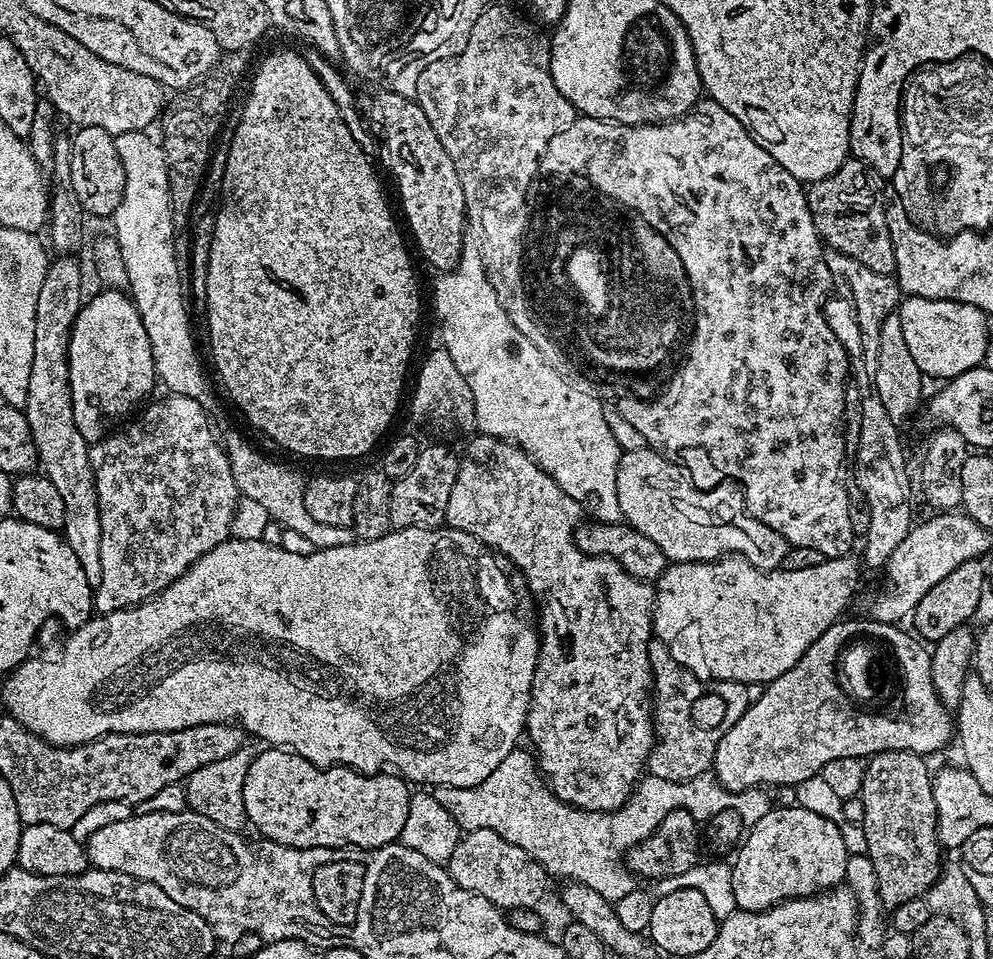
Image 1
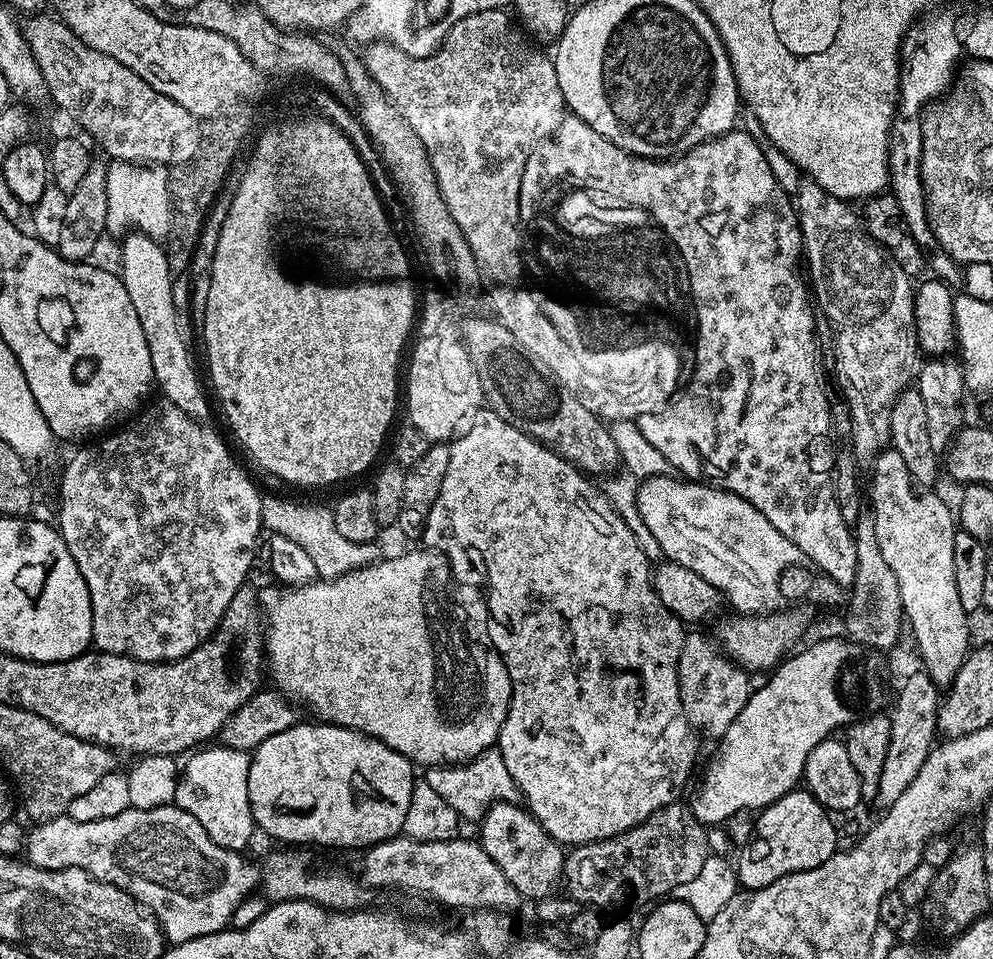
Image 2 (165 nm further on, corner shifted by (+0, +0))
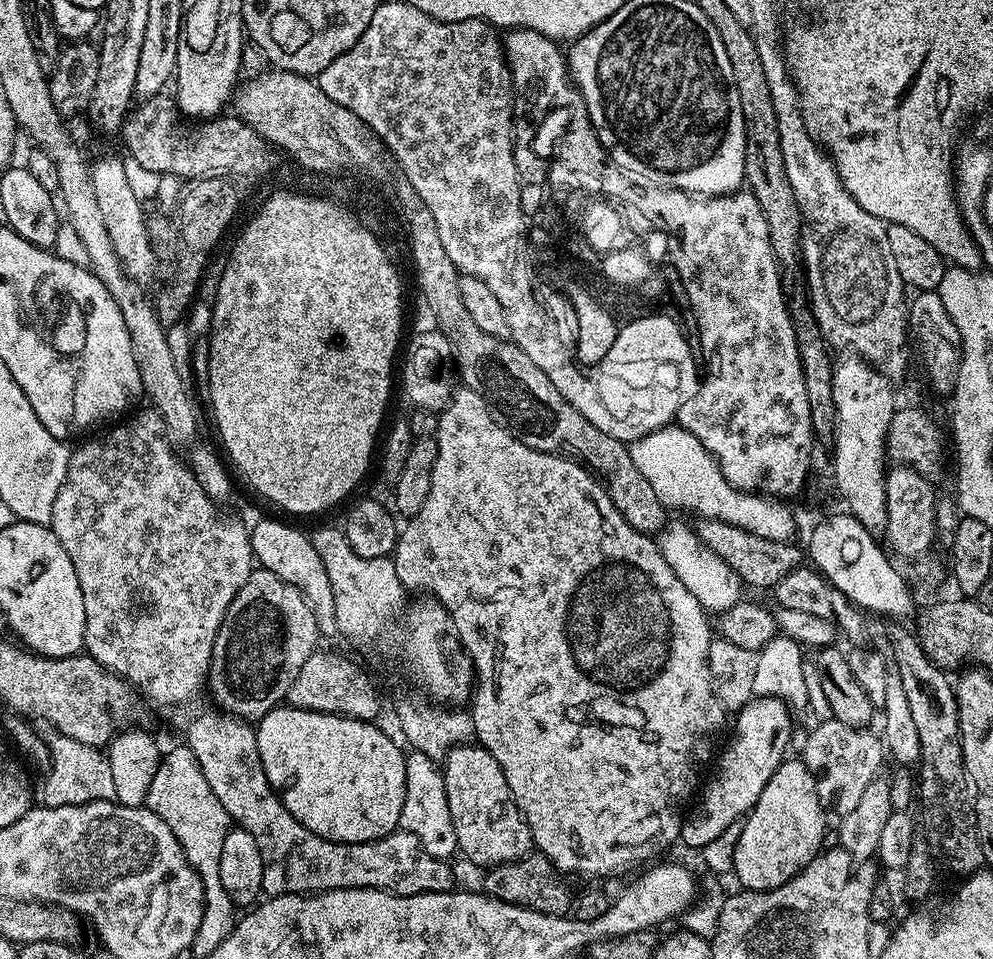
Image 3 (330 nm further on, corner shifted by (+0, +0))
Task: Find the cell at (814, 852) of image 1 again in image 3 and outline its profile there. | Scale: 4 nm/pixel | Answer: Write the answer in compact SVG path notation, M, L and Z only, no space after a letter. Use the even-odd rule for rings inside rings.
M786 758L778 766L778 770L774 770L774 774L770 778L770 782L766 782L766 786L762 790L758 802L754 805L751 812L743 817L742 823L739 825L740 837L734 846L734 862L731 867L731 871L733 873L736 872L736 880L740 883L739 887L749 892L769 892L778 886L782 886L786 882L790 882L790 878L794 878L798 873L803 872L806 865L810 863L815 856L820 855L822 851L822 845L820 845L820 843L824 840L824 815L826 815L826 809L819 802L818 790L816 789L815 778L812 775L811 770L807 768L804 761L800 758L795 758L795 760Z

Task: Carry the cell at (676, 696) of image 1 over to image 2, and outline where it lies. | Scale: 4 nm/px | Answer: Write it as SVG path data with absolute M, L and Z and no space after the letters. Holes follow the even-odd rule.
M692 630L682 642L682 654L678 658L678 686L684 713L688 723L697 733L705 732L708 736L719 738L730 730L730 722L742 714L750 695L748 688L749 673L735 660L725 656L721 645L702 633Z

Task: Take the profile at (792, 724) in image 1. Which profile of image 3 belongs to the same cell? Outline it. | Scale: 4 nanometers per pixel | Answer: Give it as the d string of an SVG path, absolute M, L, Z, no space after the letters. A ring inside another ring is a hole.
M759 696L741 708L735 713L736 729L732 732L732 741L724 748L724 753L720 756L720 761L716 764L716 769L712 772L712 777L703 785L702 791L699 793L698 799L691 805L690 811L687 813L686 819L680 825L679 843L685 844L688 848L696 848L703 850L707 844L714 842L714 838L718 838L718 834L722 834L727 828L733 827L741 818L748 815L752 808L758 802L758 798L762 794L762 790L766 786L766 782L770 782L770 778L774 774L774 770L778 770L778 766L786 759L784 752L788 748L788 743L792 740L792 716L783 700L772 696Z

